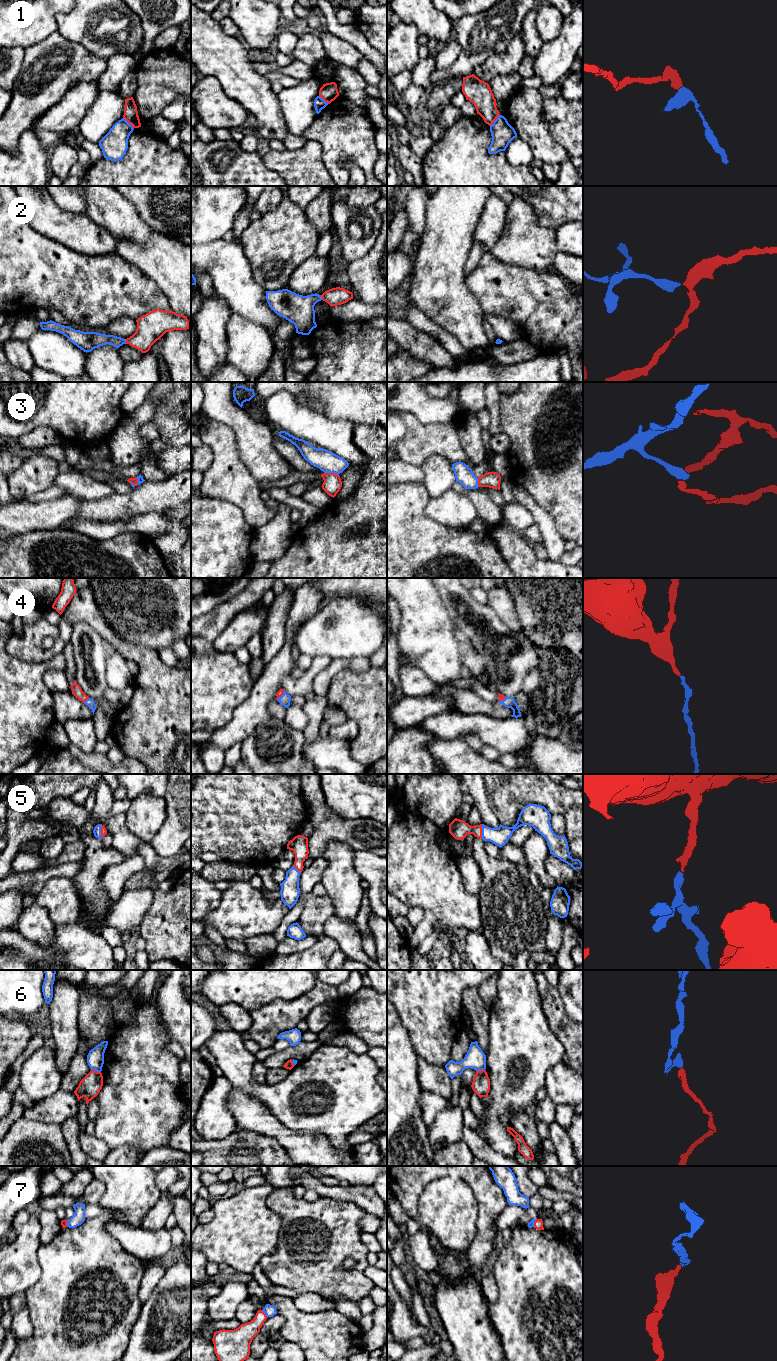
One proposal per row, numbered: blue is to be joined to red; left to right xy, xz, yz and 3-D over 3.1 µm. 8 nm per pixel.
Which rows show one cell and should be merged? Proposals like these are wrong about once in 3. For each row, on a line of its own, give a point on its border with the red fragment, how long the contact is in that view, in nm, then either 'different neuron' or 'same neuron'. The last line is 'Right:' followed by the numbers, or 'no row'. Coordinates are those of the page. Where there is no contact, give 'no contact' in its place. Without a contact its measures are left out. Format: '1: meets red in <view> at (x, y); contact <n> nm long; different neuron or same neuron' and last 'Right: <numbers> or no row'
1: meets red in yz at (495, 119); contact 130 nm long; different neuron
2: meets red in xy at (126, 341); contact 40 nm long; same neuron
3: meets red in xz at (331, 473); contact 120 nm long; different neuron
4: meets red in xy at (86, 699); contact 70 nm long; same neuron
5: meets red in yz at (481, 831); contact 120 nm long; same neuron
6: meets red in xy at (96, 1071); contact 80 nm long; different neuron
7: meets red in xz at (264, 1313); contact 80 nm long; same neuron
Right: 2, 4, 5, 7

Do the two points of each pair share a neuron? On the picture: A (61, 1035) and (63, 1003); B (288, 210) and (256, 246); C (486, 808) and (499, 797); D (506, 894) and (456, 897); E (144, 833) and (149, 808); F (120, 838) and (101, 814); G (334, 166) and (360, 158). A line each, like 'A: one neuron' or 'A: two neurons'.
A: one neuron
B: one neuron
C: two neurons
D: two neurons
E: one neuron
F: one neuron
G: one neuron

